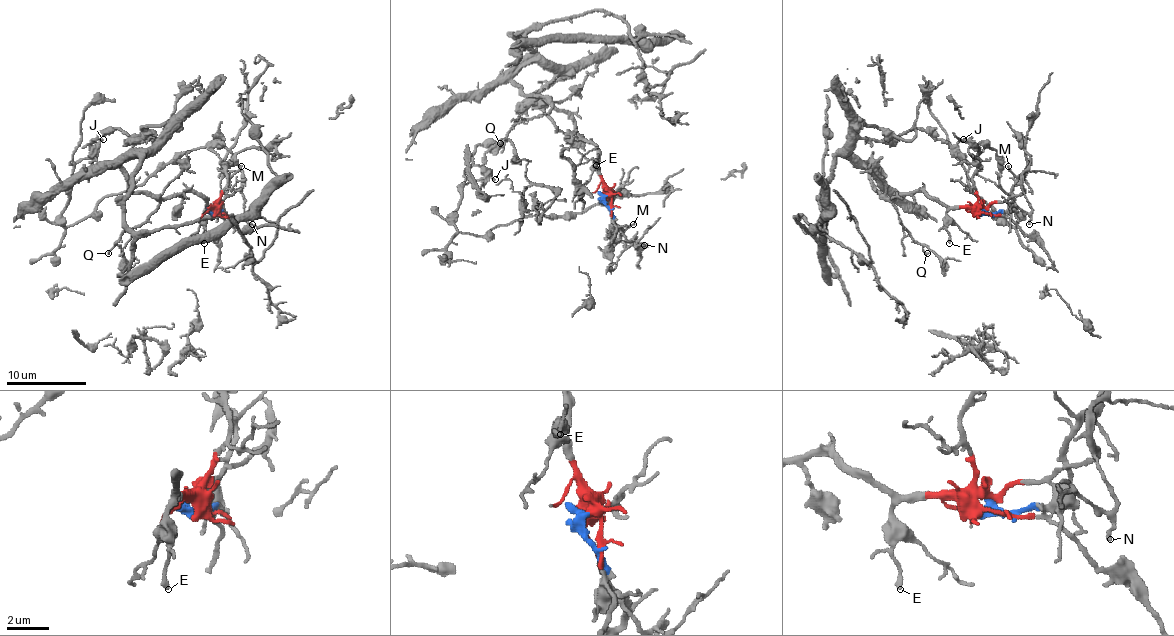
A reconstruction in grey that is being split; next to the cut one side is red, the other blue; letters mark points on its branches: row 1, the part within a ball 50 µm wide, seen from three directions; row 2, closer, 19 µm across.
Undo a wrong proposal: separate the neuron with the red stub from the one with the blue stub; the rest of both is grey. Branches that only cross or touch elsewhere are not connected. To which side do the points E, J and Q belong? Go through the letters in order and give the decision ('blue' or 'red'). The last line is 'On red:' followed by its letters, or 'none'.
E: red
J: red
Q: red
On red: E, J, Q

